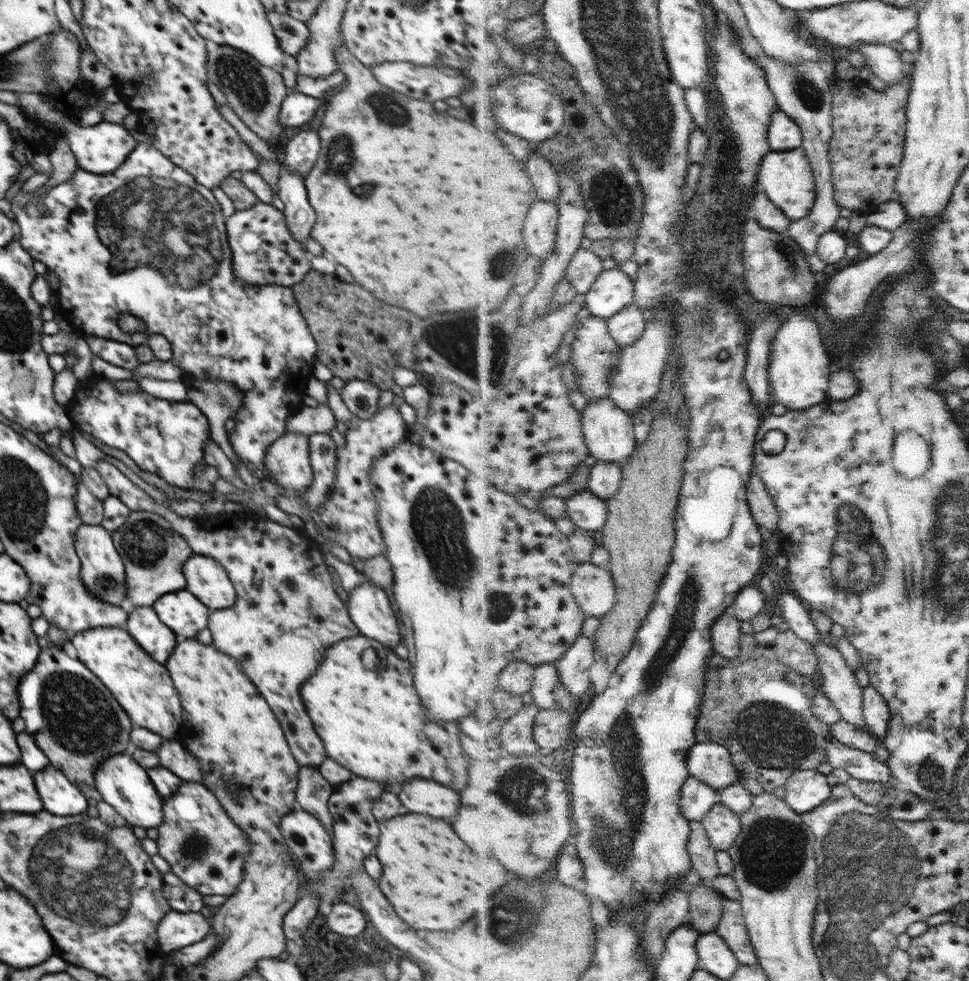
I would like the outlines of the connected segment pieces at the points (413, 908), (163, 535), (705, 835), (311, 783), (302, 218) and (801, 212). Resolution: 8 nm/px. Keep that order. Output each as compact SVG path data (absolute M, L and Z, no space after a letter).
M404 814L404 816L394 816L386 822L380 822L380 842L376 846L376 856L380 858L384 868L380 888L390 900L390 904L394 906L396 914L402 916L414 930L454 930L458 928L458 924L466 922L472 914L482 912L482 908L488 908L490 912L494 894L508 882L510 872L498 858L482 858L482 854L464 850L468 846L462 840L458 840L454 830L452 832L450 830L452 826L448 826L446 822L434 820L422 814Z
M131 511L127 521L111 533L116 550L121 554L125 567L127 596L135 607L152 606L162 594L186 588L186 579L183 575L183 565L193 555L190 545L175 532L173 526L159 514L146 511Z
M691 820L693 834L689 842L694 866L702 880L711 881L720 877L719 850L710 838L709 832L703 821Z
M301 766L298 786L295 792L297 808L313 814L324 825L328 834L334 834L334 819L328 803L334 792L331 785L317 769L317 766Z
M280 162L278 198L284 203L284 216L288 232L305 247L306 238L311 236L317 213L309 203L305 177Z
M803 146L791 151L770 151L764 157L759 182L791 220L800 221L808 217L817 205L817 177L809 154Z

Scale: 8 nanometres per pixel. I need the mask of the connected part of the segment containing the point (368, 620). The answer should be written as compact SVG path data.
M366 580L354 587L348 595L347 609L360 635L381 642L391 649L402 643L398 617L394 615L390 600L381 586Z

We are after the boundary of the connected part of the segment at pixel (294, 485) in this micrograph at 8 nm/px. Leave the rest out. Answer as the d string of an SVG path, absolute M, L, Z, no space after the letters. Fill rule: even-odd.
M285 433L266 450L267 478L283 488L285 494L298 495L310 486L313 479L309 457L308 435Z

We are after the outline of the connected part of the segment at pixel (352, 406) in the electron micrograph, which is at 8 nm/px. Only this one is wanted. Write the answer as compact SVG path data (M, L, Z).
M354 378L339 383L338 387L352 416L370 418L379 410L381 390L375 384Z

